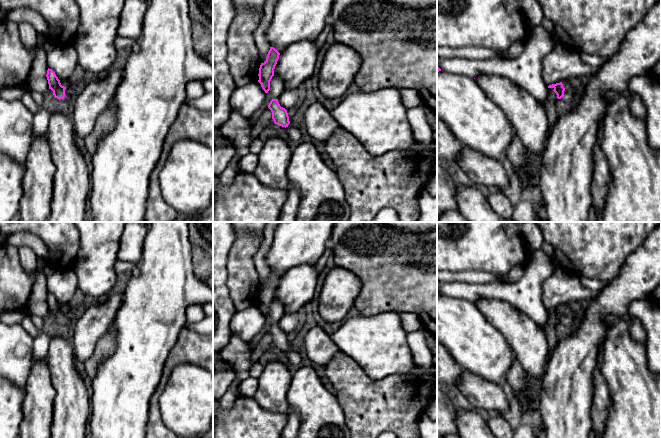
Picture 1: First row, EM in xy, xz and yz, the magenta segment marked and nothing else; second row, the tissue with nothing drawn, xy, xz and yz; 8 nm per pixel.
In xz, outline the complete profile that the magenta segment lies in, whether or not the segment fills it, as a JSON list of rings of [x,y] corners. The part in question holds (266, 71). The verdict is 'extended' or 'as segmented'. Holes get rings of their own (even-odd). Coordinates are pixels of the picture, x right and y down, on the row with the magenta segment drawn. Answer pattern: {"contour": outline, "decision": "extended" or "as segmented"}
{"contour": [[[270,47],[266,61],[260,65],[258,82],[261,84],[265,93],[268,93],[270,90],[270,81],[274,76],[274,69],[279,59],[279,55],[280,53],[274,47]]], "decision": "as segmented"}

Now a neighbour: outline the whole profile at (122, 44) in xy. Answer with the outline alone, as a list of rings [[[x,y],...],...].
[[[118,35],[114,41],[114,45],[119,52],[124,52],[128,50],[134,43],[139,43],[139,41],[140,40],[125,38]]]

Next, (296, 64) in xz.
[[[302,40],[280,53],[274,75],[282,79],[284,89],[298,89],[304,82],[310,82],[318,51],[316,40]]]

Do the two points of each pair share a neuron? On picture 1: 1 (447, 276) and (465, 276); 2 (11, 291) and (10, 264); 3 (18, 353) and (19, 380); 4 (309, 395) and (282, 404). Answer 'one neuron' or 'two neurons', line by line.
1: one neuron
2: one neuron
3: one neuron
4: two neurons

